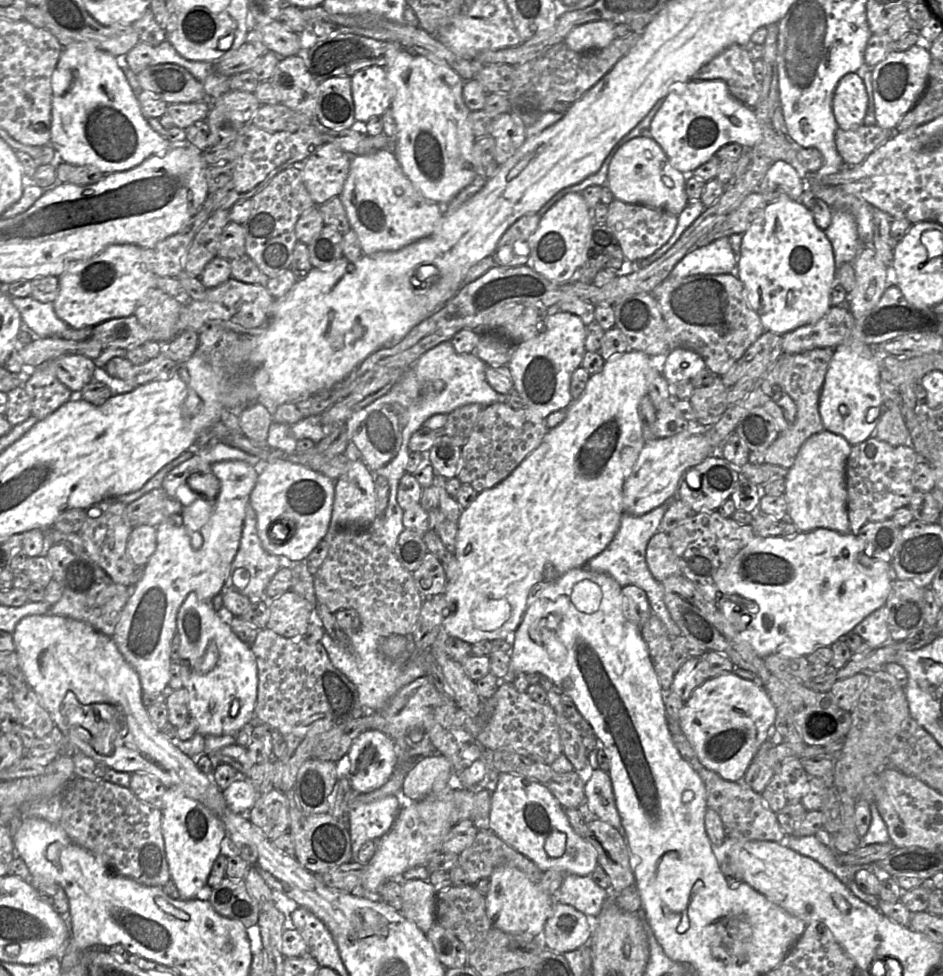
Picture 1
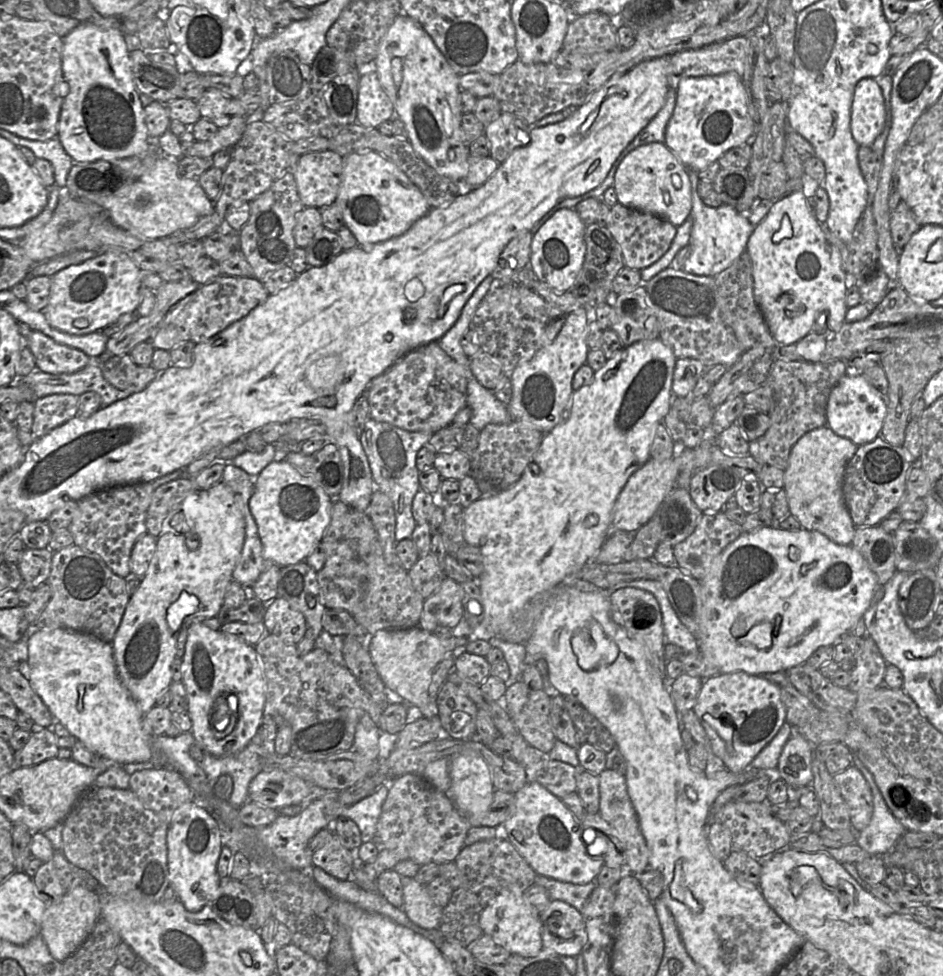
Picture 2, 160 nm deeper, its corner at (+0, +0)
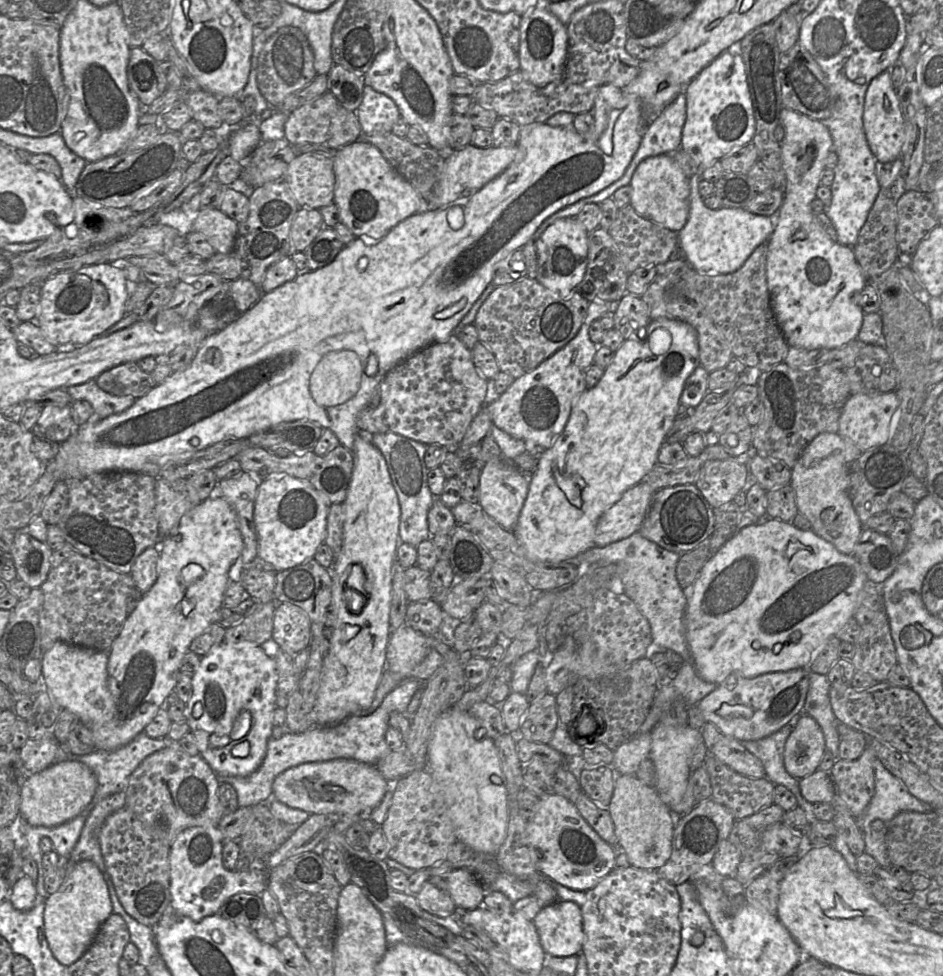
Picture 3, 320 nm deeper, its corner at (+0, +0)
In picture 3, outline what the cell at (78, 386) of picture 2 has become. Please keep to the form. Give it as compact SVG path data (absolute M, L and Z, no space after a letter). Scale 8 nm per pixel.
M95 379L70 386L66 390L74 401L88 401L94 409L95 418L98 420L121 413L136 401L133 396L115 396L102 390Z

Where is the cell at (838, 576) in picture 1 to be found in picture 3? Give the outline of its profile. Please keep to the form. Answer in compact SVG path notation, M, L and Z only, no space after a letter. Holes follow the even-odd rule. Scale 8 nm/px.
M770 519L764 524L750 525L737 530L704 564L693 583L691 596L688 599L685 612L686 641L698 675L707 682L719 685L730 674L753 678L768 672L789 671L797 668L808 669L819 649L831 637L836 636L849 619L854 617L867 581L869 580L866 574L853 555L841 553L832 543L821 538L812 530L800 530L792 523L779 519ZM794 632L798 632L798 640L791 642L790 635Z

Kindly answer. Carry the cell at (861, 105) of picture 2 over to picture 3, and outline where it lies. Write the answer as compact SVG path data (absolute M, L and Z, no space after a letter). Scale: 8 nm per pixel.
M890 70L882 72L869 84L864 101L863 127L868 145L879 162L892 162L901 157L905 124Z

